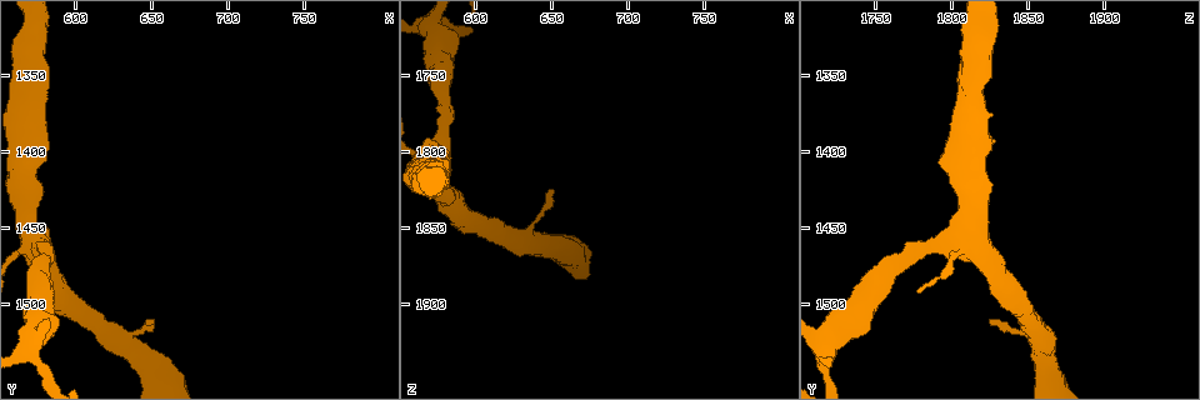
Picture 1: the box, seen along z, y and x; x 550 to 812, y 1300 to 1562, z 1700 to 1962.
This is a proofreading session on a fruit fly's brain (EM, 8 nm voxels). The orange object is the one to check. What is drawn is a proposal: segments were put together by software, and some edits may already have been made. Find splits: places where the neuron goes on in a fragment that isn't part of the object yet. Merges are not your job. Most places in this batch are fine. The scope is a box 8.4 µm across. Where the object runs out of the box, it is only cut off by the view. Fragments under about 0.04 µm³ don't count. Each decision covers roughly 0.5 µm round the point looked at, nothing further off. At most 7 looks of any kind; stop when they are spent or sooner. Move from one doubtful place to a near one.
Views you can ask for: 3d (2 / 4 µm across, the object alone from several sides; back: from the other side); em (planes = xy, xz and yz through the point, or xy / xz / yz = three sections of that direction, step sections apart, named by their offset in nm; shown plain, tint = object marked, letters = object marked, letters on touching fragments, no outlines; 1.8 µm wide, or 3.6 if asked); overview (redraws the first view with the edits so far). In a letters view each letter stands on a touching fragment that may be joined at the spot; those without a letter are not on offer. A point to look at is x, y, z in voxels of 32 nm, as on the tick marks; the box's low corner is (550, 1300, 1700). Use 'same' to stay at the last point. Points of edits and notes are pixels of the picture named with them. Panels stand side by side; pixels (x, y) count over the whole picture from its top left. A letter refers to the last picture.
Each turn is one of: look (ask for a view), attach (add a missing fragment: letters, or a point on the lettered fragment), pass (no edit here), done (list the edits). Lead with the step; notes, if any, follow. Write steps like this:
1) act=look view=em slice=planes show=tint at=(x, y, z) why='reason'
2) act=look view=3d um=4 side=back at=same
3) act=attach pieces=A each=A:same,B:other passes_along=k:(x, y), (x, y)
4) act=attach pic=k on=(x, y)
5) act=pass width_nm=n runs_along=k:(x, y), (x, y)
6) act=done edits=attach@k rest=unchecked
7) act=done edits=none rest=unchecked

act=look view=em um=3.6 slice=yz step=4 show=tint at=(572, 1524, 1718) why='calibre changes'

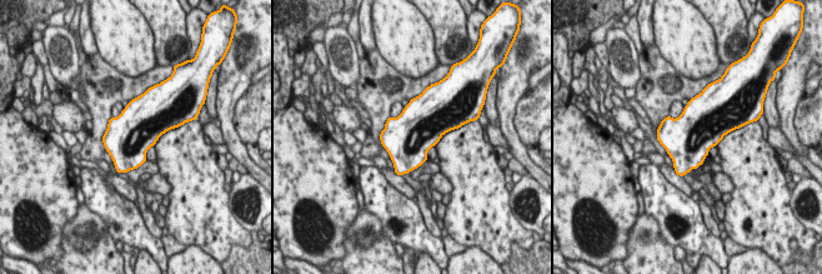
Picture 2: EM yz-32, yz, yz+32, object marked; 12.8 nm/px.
act=look view=em um=3.6 slice=planes show=letters at=same

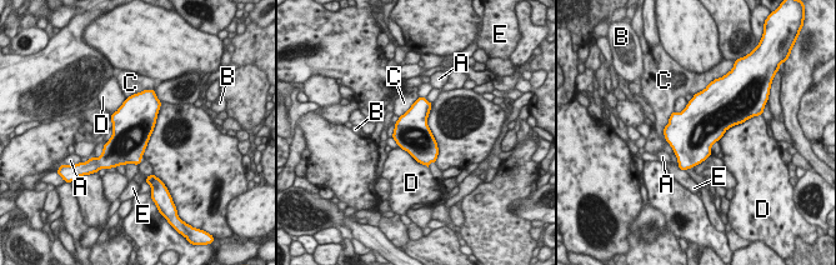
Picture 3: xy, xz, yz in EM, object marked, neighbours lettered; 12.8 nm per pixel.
act=pass each=A:other,B:other,C:other,D:other,E:other border=3:(400, 148), (405, 149), (427, 168) found='none of them fits'

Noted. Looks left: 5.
act=look view=em slice=planes show=letters at=(566, 1410, 1794) why='branch stops here'

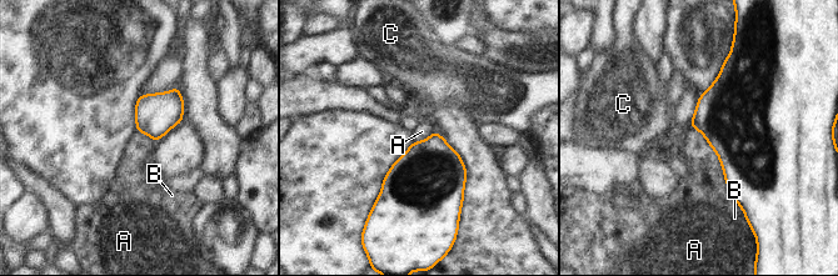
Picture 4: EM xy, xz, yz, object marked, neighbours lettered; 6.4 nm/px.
act=pass each=A:other,B:other,C:other border=4:(691, 126), (717, 155), (743, 211) found='no lettered fragment goes on from it'

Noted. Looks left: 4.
act=look view=em um=3.6 slice=xy step=8 show=tint at=(568, 1462, 1808) why='looks like a crossing'

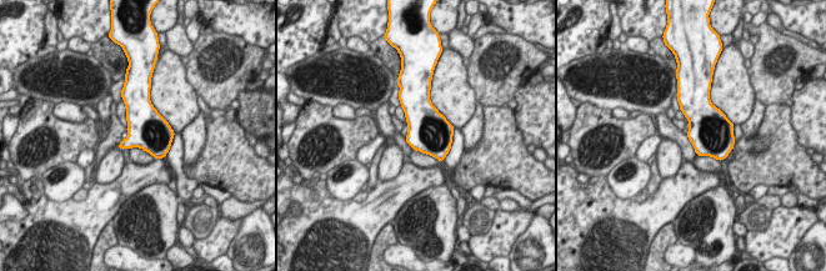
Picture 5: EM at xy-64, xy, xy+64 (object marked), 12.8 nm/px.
act=look view=em um=3.6 slice=planes show=letters at=same why='another direction'

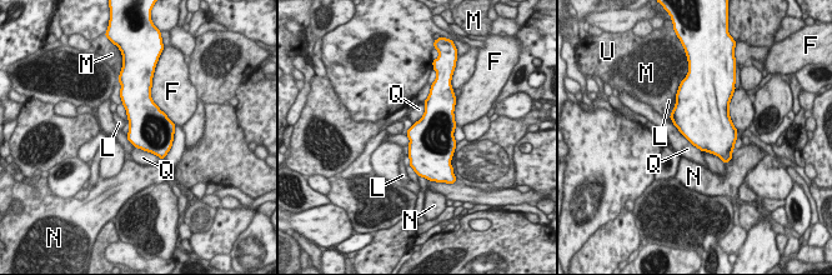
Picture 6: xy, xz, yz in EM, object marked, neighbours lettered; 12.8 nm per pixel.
act=pass width_nm=500 longest_contact=Q:550nm each=F:other,L:other,M:other,N:other,Q:other,U:other found='no lettered fragment goes on from it'

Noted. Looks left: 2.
act=done edits=none rest=unchecked

